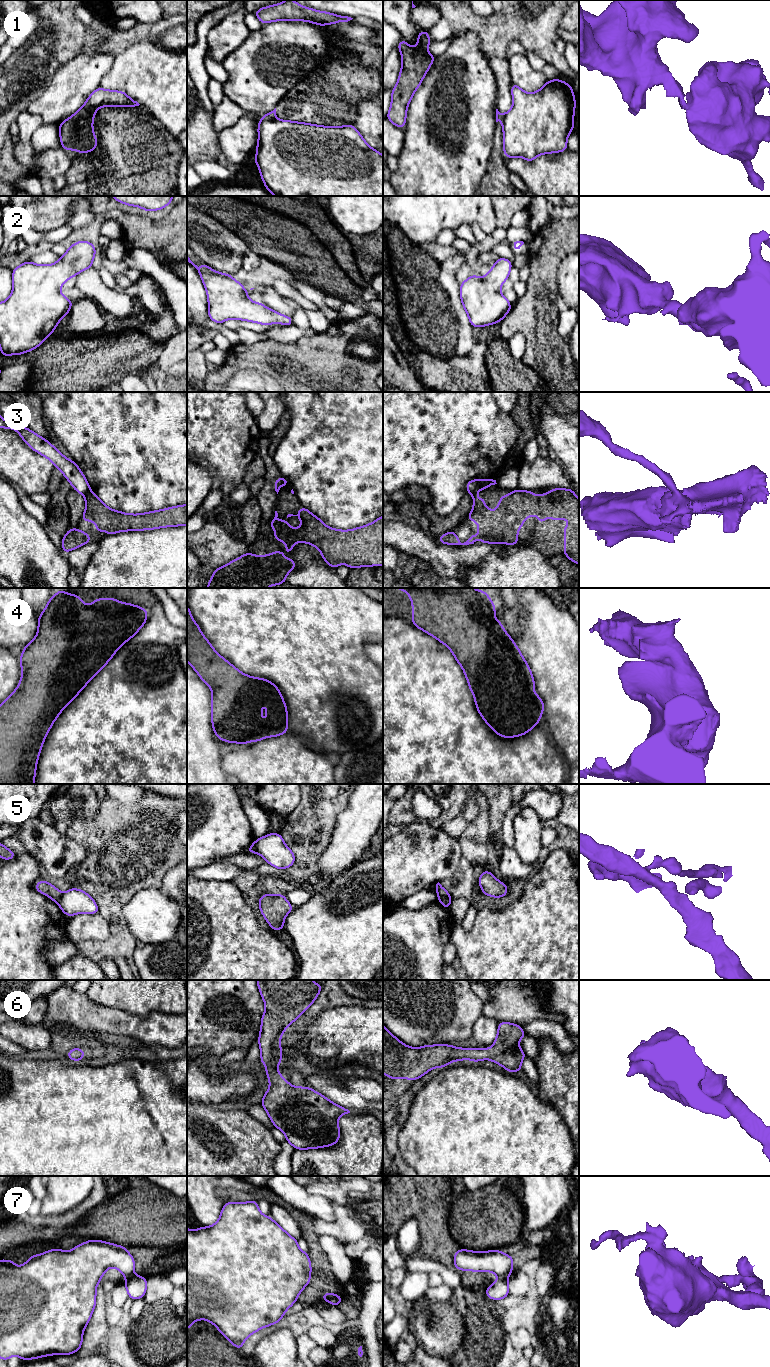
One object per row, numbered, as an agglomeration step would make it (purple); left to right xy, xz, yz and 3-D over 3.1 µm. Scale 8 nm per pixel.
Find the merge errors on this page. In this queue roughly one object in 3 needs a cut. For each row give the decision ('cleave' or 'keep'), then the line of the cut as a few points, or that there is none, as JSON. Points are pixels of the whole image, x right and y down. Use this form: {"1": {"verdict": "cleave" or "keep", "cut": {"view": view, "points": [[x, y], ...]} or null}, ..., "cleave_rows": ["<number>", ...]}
{"1": {"verdict": "cleave", "cut": {"view": "xz", "points": [[262, 118], [275, 119]]}}, "2": {"verdict": "keep", "cut": null}, "3": {"verdict": "cleave", "cut": {"view": "xy", "points": [[89, 489], [84, 495]]}}, "4": {"verdict": "keep", "cut": null}, "5": {"verdict": "cleave", "cut": {"view": "yz", "points": [[439, 897], [449, 897], [451, 899]]}}, "6": {"verdict": "keep", "cut": null}, "7": {"verdict": "cleave", "cut": {"view": "xy", "points": [[133, 1274], [126, 1279]]}}, "cleave_rows": ["1", "3", "5", "7"]}

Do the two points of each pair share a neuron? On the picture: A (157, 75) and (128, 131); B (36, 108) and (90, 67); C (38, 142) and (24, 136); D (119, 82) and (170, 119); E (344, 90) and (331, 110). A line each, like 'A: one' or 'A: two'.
A: two
B: one
C: two
D: one
E: one

